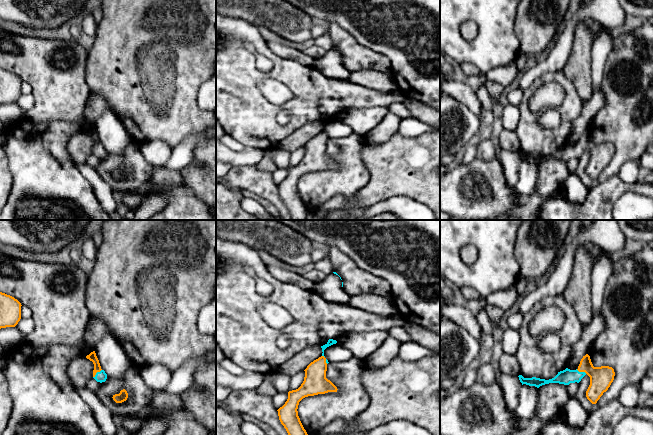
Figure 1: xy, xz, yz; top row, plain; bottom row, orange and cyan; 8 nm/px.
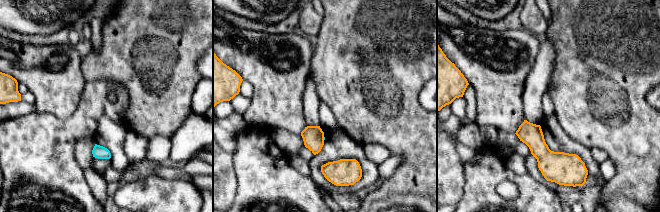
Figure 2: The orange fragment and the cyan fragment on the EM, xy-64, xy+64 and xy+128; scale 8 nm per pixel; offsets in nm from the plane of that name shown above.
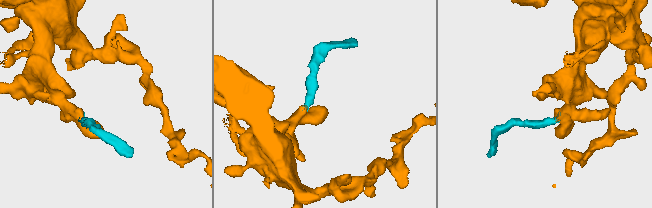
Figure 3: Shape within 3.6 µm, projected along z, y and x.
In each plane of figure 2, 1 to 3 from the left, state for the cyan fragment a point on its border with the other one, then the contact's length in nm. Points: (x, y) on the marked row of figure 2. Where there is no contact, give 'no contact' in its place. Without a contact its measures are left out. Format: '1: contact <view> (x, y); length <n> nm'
1: no contact
2: contact xy+64 (323, 138); length 30 nm
3: no contact

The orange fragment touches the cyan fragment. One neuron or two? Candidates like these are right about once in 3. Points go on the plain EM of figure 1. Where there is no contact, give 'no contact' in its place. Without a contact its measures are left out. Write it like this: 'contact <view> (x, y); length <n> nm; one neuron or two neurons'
contact xy (96, 148); length 100 nm; one neuron

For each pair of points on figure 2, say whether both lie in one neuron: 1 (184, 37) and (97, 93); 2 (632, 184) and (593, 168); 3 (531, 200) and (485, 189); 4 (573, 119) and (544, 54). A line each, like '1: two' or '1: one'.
1: two
2: two
3: one
4: two

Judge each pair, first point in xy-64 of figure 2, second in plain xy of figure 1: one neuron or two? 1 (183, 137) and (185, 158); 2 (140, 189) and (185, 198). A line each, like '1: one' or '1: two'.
1: one
2: one

